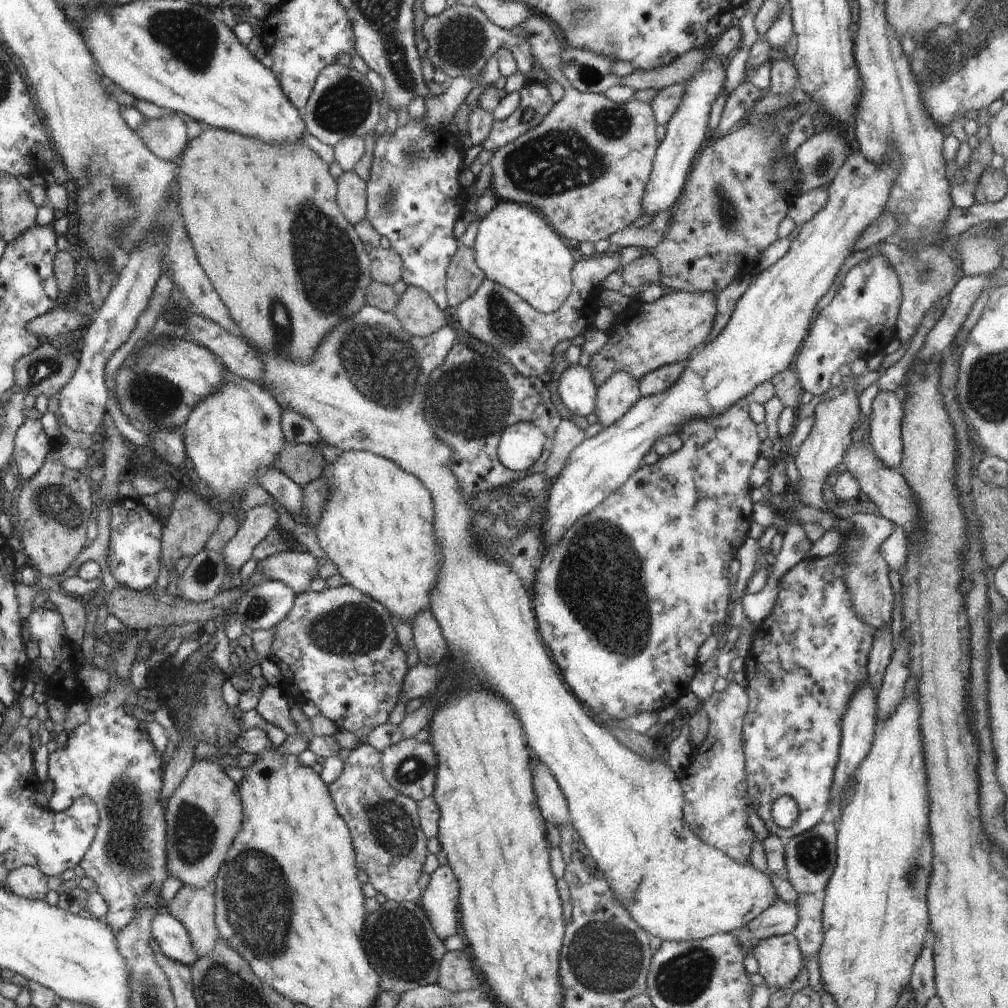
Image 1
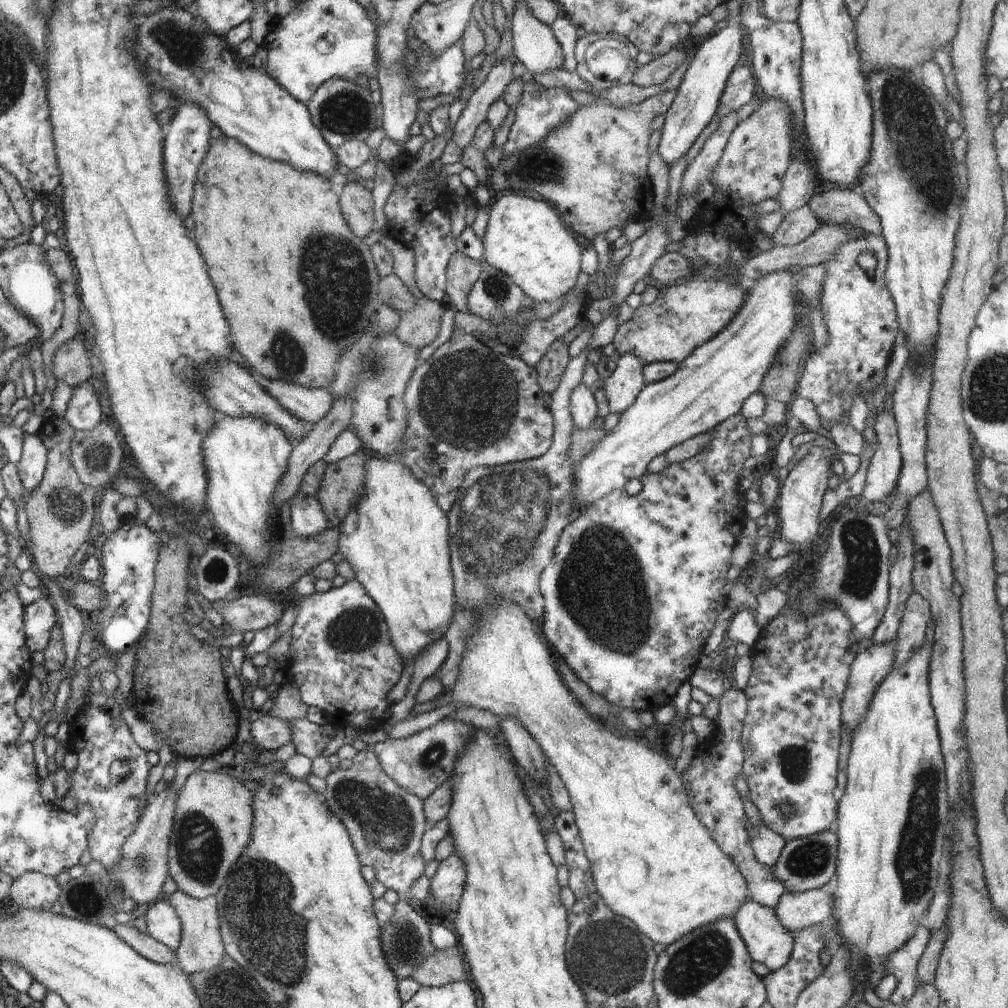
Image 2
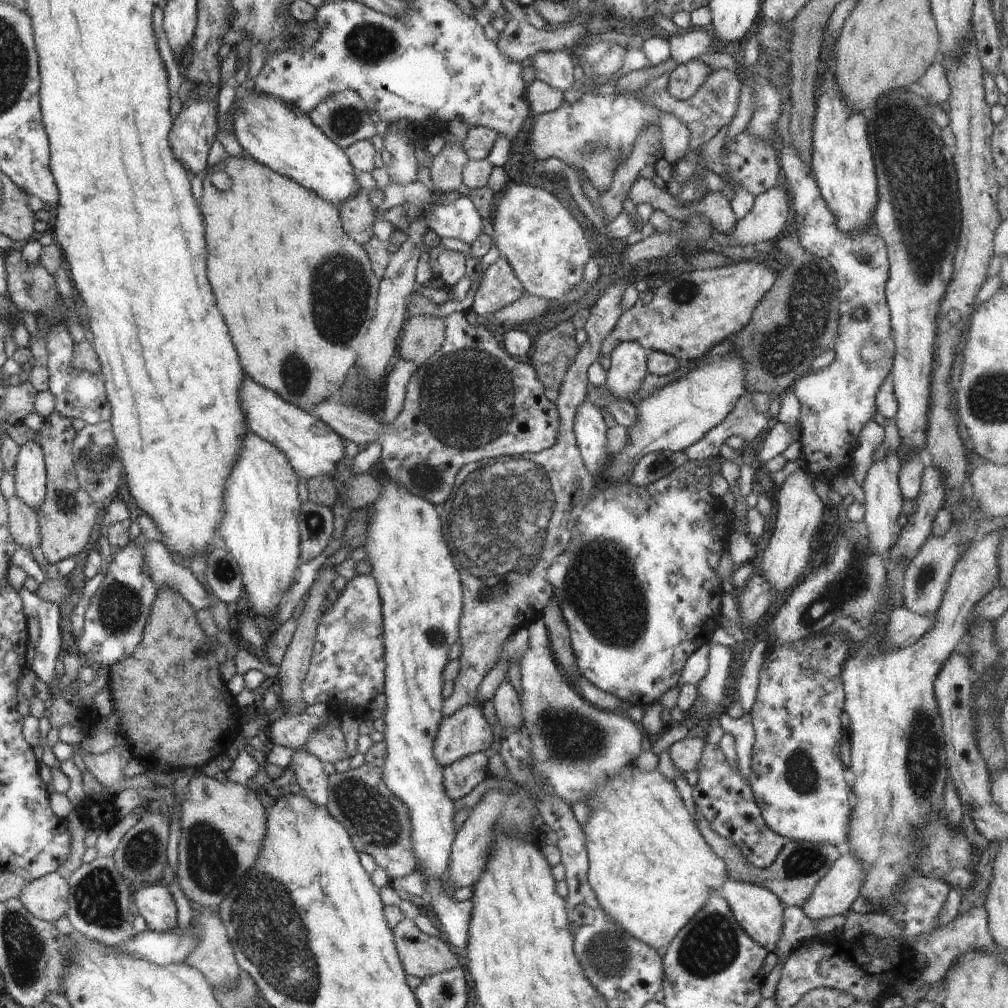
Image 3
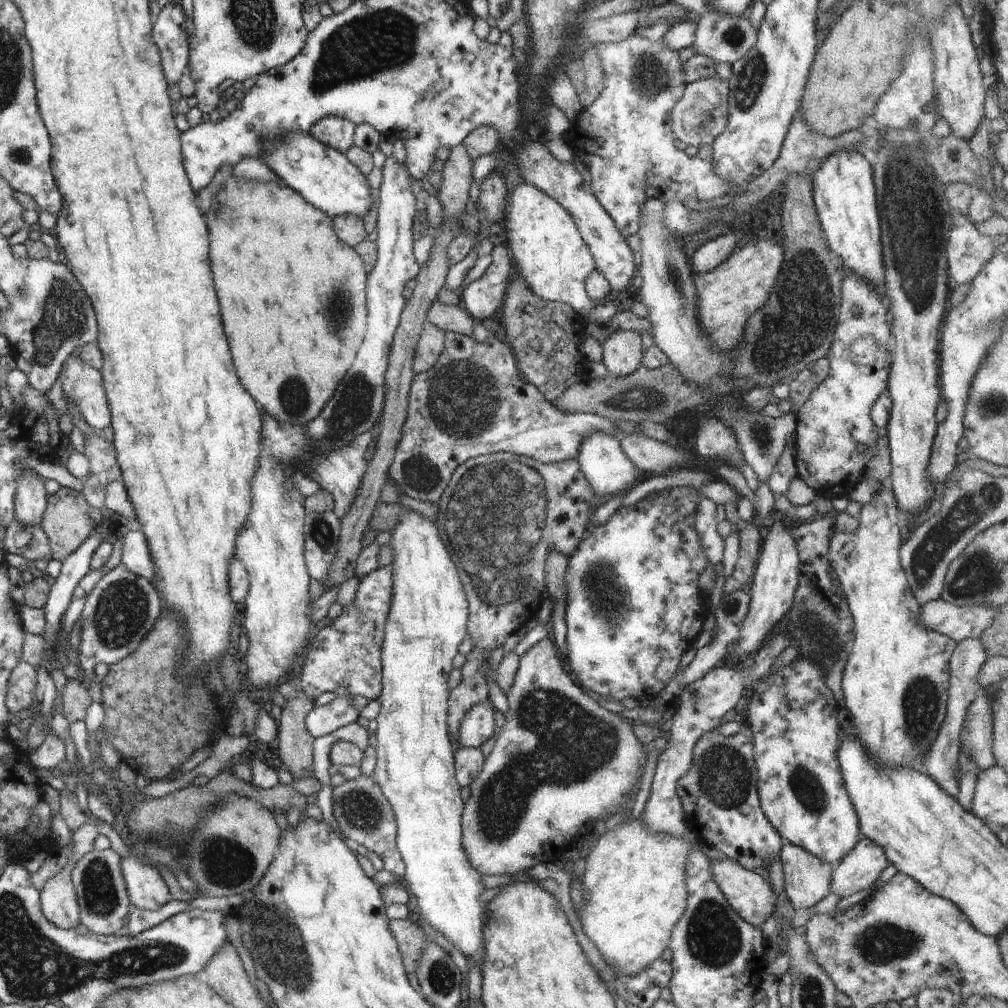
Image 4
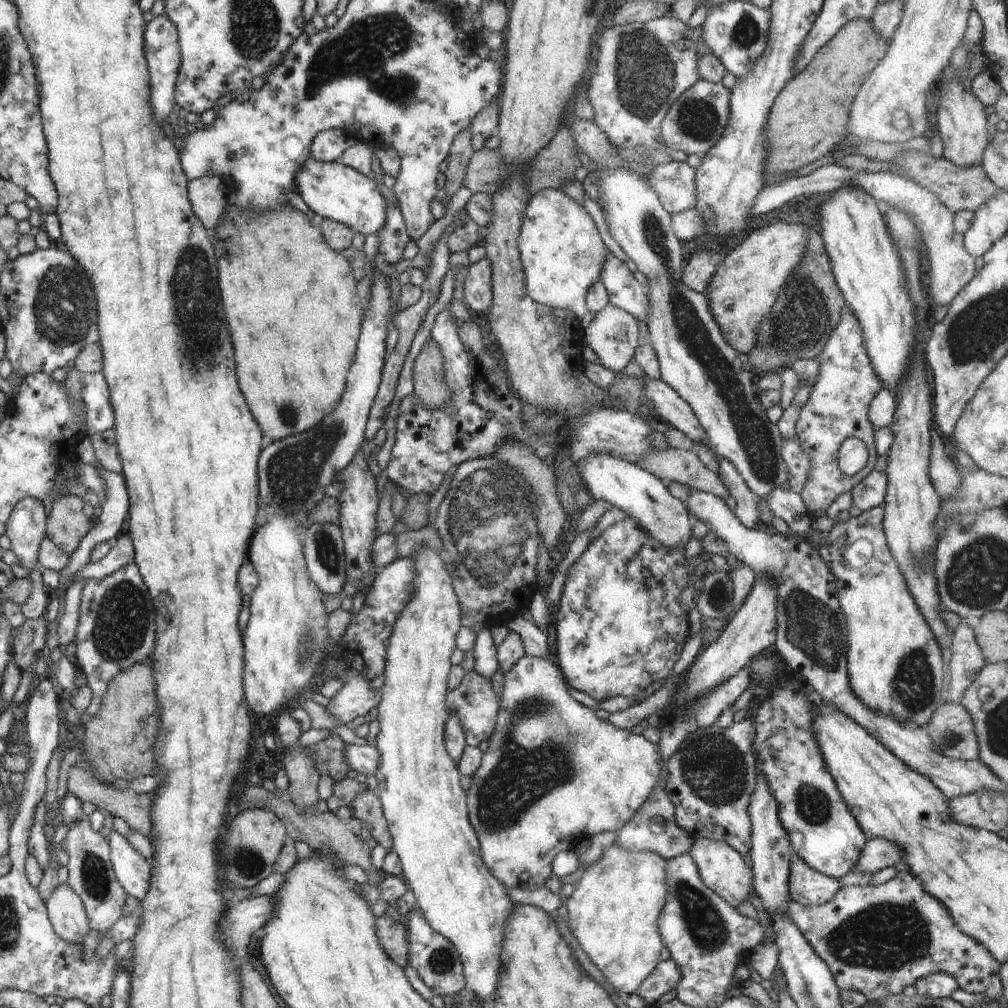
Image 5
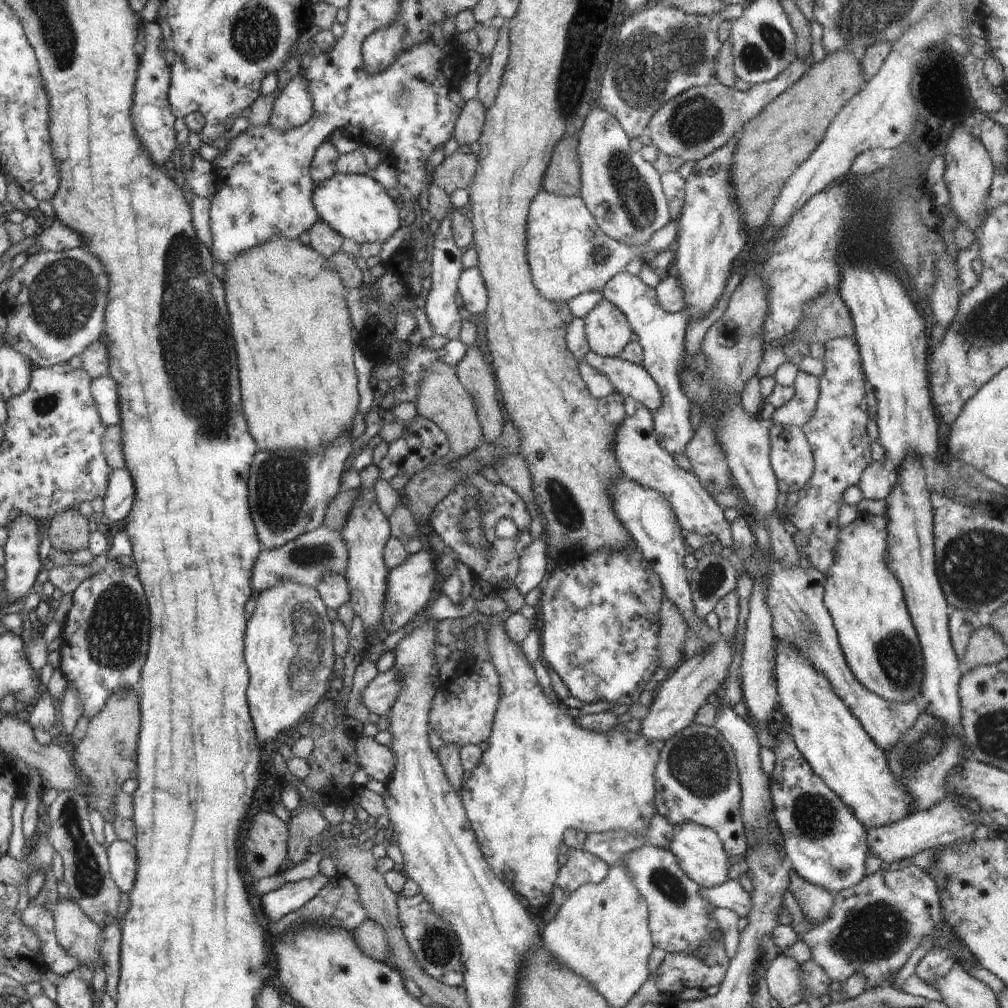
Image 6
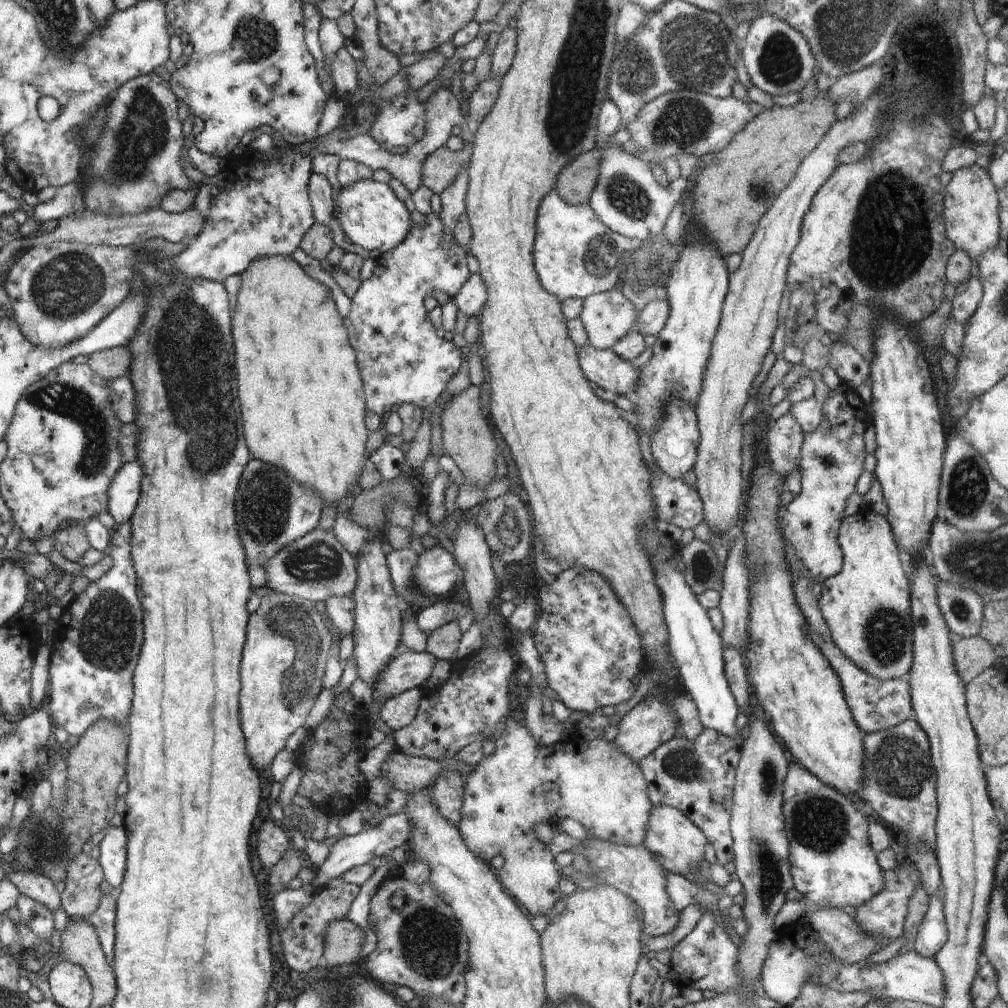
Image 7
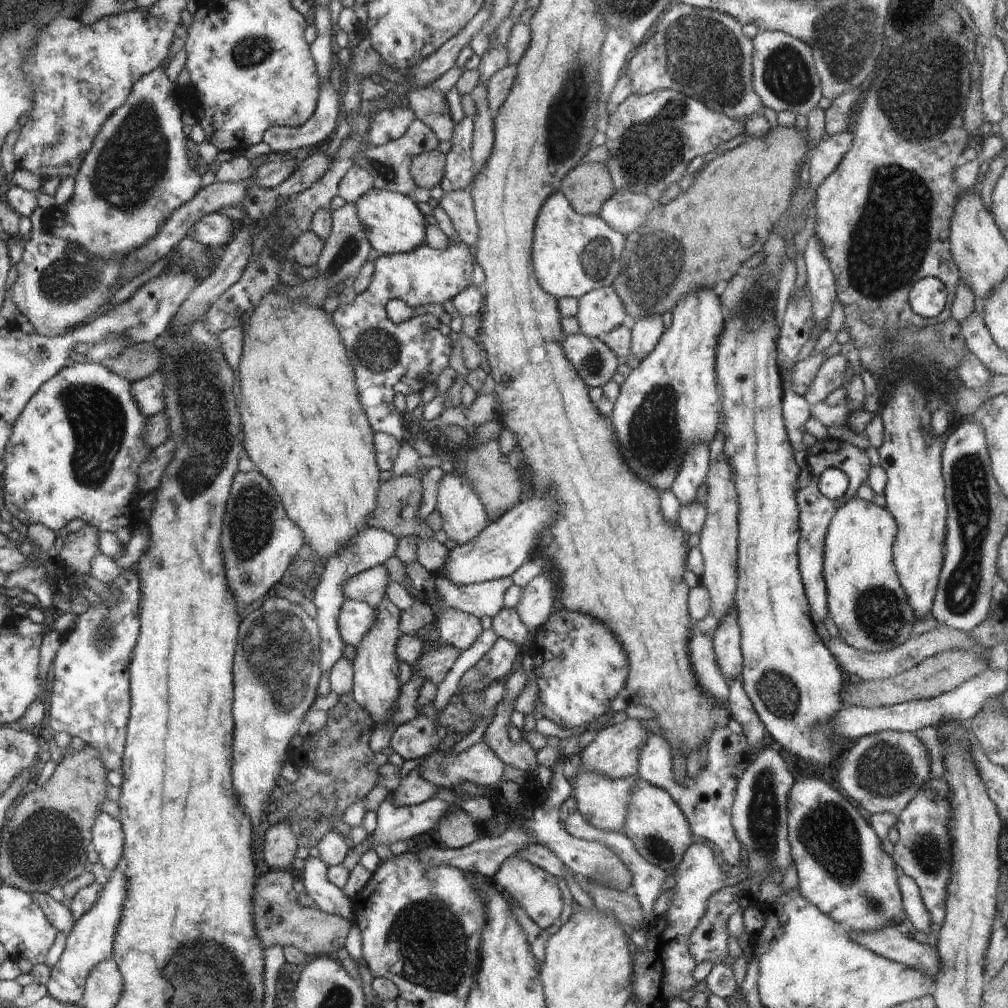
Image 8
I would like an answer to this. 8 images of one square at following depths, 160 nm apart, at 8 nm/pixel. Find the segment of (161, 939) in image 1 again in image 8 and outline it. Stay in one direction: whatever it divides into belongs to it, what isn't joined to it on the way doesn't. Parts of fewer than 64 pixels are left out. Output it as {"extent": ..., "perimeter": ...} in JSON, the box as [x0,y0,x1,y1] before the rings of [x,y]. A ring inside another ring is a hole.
{"extent":[91,812,124,873],"perimeter":[[[100,812],[92,827],[91,849],[96,851],[105,872],[110,873],[123,858],[124,833],[118,819]]]}

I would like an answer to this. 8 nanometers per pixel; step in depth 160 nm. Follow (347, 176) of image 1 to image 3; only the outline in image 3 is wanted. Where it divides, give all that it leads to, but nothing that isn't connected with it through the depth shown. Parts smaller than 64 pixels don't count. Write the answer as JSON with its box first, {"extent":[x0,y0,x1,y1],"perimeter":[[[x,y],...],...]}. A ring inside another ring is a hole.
{"extent":[338,190,374,245],"perimeter":[[[360,190],[338,206],[341,228],[358,244],[365,245],[373,236],[374,212],[368,192]]]}

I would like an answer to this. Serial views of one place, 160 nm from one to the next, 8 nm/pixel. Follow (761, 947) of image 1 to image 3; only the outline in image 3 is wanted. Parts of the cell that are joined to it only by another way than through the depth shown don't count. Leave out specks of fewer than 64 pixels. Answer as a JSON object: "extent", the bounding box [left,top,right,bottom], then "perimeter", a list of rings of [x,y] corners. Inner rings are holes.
{"extent":[720,878,786,954],"perimeter":[[[730,878],[721,888],[720,895],[728,902],[732,914],[742,927],[742,930],[756,944],[765,948],[768,954],[773,954],[773,950],[777,947],[783,933],[783,912],[786,907],[783,902],[773,892],[763,886],[735,881]]]}

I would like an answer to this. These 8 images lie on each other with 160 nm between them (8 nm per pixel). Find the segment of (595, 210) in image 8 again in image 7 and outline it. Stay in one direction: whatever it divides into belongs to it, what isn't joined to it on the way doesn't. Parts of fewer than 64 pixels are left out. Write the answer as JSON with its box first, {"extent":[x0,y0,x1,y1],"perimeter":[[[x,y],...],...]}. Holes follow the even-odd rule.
{"extent":[554,151,598,205],"perimeter":[[[590,151],[580,153],[560,169],[554,191],[569,205],[588,205],[598,175],[596,155]]]}

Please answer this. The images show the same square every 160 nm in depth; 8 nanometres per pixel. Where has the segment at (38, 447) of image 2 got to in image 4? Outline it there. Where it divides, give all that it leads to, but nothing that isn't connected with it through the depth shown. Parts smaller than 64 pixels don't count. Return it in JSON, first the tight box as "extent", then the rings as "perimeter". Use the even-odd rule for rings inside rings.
{"extent":[14,469,47,530],"perimeter":[[[26,469],[16,481],[17,487],[14,495],[15,516],[17,521],[20,521],[22,529],[29,530],[30,525],[39,525],[39,522],[44,516],[45,508],[47,507],[47,494],[44,488],[45,479],[42,478],[34,469]]]}

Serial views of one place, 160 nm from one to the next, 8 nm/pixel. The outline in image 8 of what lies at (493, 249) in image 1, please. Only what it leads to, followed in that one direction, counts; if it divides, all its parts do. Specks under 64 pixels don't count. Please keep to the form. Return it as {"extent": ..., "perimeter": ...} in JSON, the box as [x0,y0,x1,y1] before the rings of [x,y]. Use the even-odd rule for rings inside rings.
{"extent":[532,191,625,300],"perimeter":[[[562,191],[552,193],[544,201],[533,233],[532,256],[537,281],[556,300],[564,297],[578,300],[591,290],[611,287],[616,280],[625,236],[610,228],[598,215],[577,213]]]}

